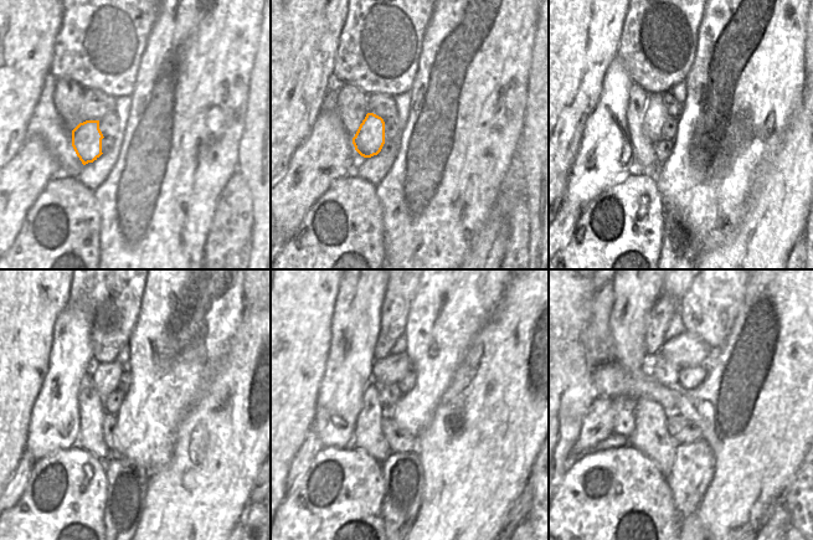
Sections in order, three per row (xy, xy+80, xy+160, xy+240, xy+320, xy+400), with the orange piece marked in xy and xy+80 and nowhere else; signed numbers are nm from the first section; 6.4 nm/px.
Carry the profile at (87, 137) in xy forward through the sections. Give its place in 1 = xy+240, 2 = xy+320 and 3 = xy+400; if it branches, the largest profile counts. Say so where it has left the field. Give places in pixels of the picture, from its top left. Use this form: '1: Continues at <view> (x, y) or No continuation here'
1: Continues at xy+240 (104, 376)
2: Continues at xy+320 (389, 370)
3: Continues at xy+400 (685, 349)

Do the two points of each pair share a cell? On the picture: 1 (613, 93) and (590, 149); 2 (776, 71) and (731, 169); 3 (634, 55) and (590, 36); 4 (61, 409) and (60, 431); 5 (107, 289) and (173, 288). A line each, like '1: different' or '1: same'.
1: same
2: same
3: different
4: same
5: different

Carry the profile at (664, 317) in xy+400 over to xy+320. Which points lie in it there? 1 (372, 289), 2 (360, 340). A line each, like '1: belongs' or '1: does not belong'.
1: does not belong
2: does not belong

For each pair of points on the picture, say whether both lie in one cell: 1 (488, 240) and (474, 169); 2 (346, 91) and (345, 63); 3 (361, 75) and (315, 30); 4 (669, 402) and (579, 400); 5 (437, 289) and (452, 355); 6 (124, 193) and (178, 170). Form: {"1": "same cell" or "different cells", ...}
{"1": "different cells", "2": "different cells", "3": "different cells", "4": "different cells", "5": "same cell", "6": "same cell"}

